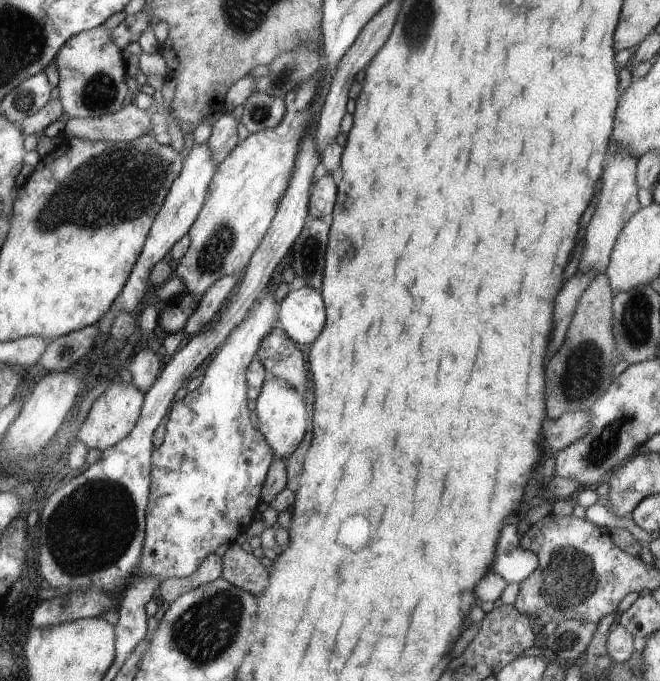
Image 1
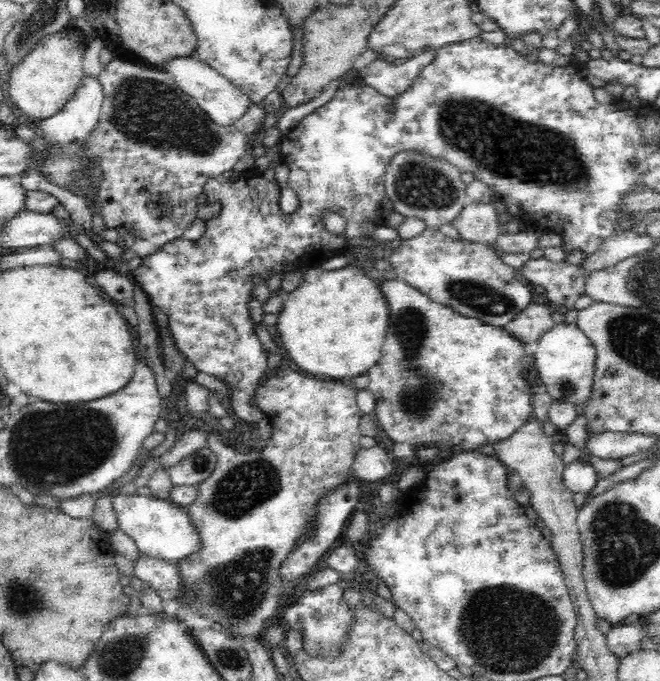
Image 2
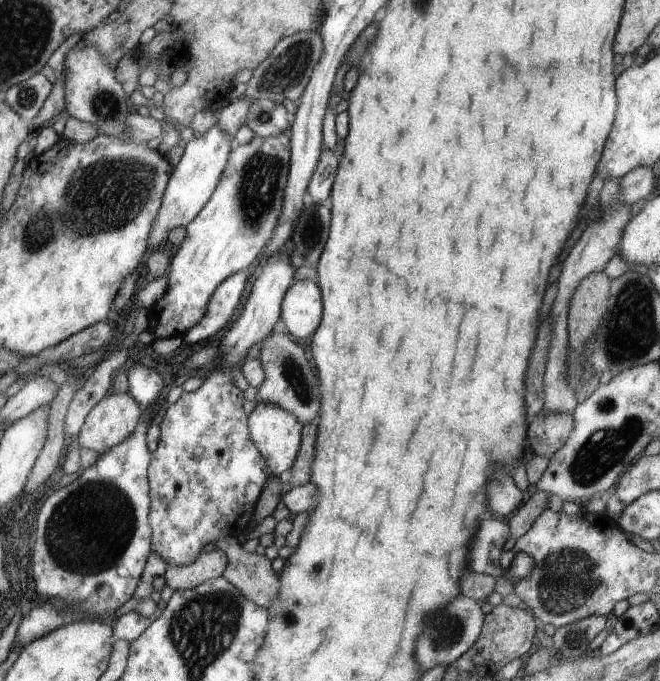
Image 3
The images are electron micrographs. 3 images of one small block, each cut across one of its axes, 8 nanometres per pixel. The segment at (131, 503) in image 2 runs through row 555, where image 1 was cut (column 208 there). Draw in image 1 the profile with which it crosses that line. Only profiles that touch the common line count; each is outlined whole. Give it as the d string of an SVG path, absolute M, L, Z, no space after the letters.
M194 143L189 151L181 176L173 182L173 188L170 189L169 196L165 198L165 204L161 205L161 210L157 213L148 240L145 242L145 248L141 250L141 258L134 265L133 272L130 273L129 280L126 281L125 288L122 289L121 297L114 302L116 310L124 308L126 312L134 315L134 310L138 310L138 302L144 298L144 294L148 290L150 268L154 268L158 262L168 259L170 249L181 238L189 234L189 230L193 228L194 222L200 216L206 197L212 188L210 184L212 184L212 178L214 178L218 164L214 162L214 155L206 143L202 145Z

